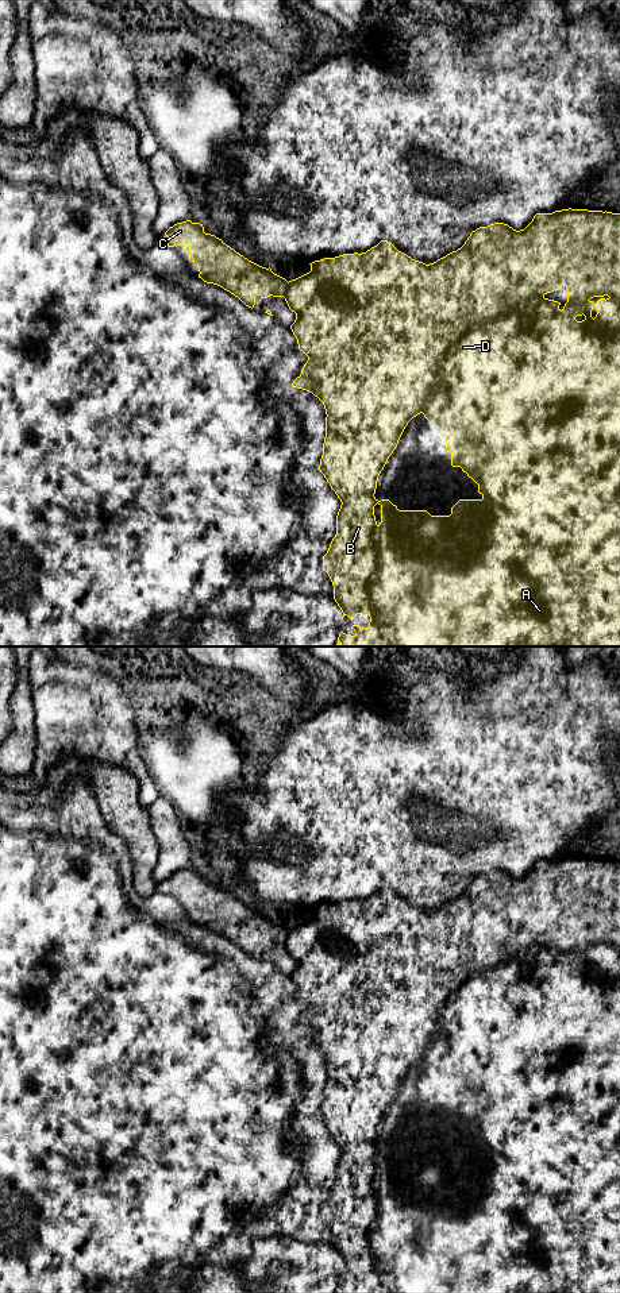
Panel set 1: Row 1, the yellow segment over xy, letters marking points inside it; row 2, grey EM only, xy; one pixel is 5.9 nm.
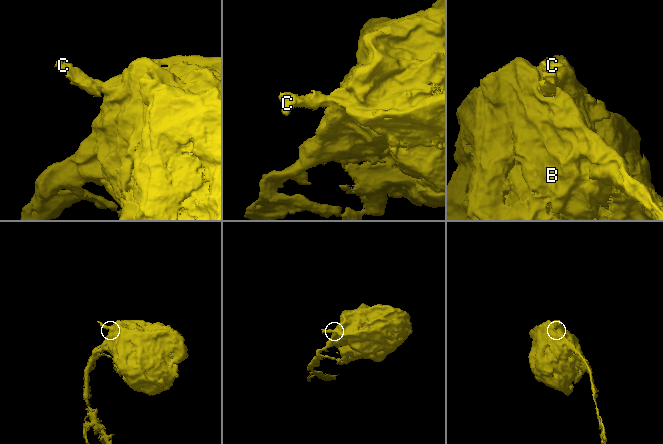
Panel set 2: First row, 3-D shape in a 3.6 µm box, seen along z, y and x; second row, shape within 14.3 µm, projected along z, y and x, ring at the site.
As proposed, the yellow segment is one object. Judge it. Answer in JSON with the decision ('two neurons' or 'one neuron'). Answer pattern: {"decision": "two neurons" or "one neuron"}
{"decision": "two neurons"}

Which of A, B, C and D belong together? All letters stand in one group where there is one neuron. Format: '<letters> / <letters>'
A B D / C

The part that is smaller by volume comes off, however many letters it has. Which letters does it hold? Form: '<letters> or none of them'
C

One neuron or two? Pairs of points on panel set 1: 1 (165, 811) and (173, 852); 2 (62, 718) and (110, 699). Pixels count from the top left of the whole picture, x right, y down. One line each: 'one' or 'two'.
1: one
2: one

